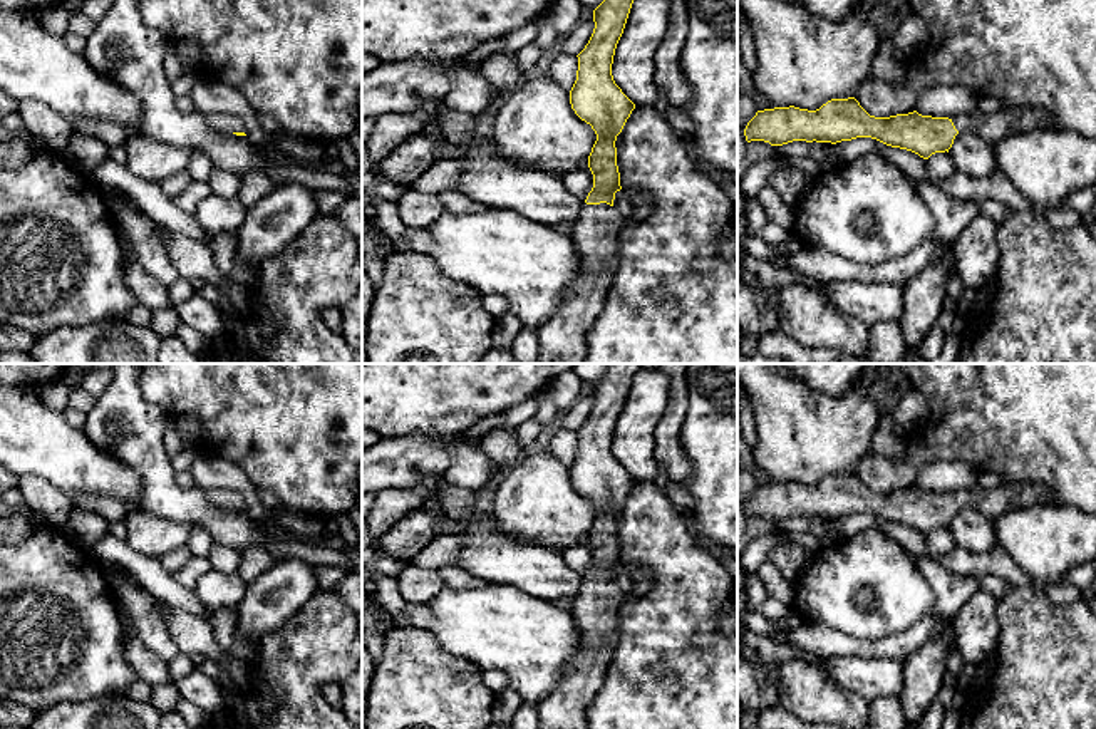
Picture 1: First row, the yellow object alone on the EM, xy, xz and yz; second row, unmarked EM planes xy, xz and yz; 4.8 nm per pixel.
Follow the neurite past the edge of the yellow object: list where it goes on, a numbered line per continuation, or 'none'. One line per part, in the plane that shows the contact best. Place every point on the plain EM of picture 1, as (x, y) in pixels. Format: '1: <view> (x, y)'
1: xz (595, 609)

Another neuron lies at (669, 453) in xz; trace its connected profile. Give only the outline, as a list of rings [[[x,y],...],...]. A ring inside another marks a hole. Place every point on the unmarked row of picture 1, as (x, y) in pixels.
[[[660,364],[669,380],[669,402],[655,429],[654,456],[667,471],[669,481],[684,484],[692,474],[692,463],[680,444],[680,431],[687,417],[687,369],[690,364]]]

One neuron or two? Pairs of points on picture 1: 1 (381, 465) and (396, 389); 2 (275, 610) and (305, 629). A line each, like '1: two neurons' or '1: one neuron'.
1: two neurons
2: two neurons

